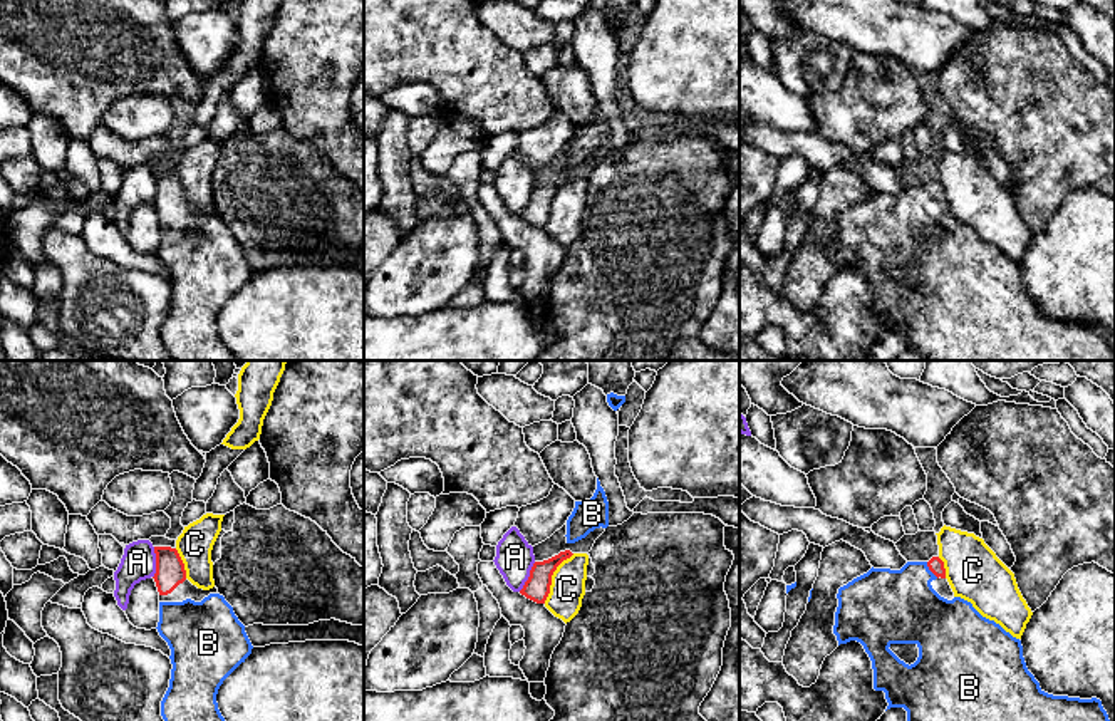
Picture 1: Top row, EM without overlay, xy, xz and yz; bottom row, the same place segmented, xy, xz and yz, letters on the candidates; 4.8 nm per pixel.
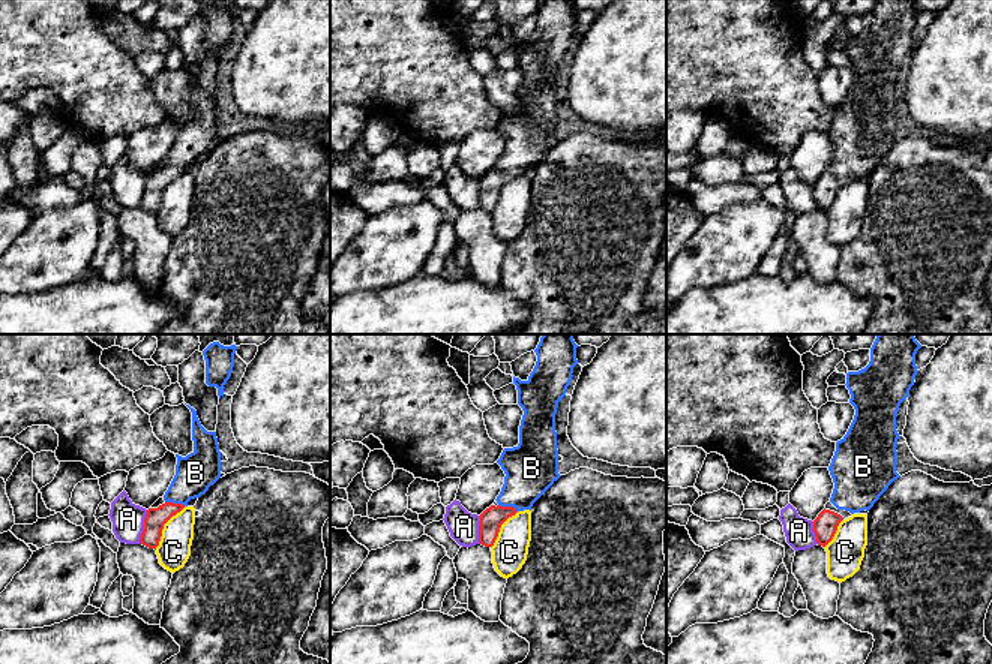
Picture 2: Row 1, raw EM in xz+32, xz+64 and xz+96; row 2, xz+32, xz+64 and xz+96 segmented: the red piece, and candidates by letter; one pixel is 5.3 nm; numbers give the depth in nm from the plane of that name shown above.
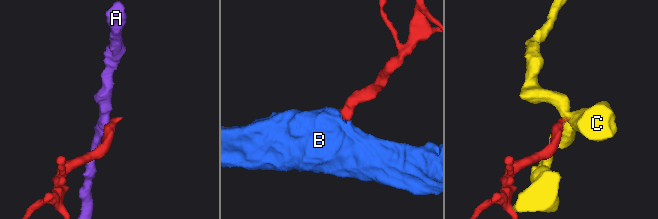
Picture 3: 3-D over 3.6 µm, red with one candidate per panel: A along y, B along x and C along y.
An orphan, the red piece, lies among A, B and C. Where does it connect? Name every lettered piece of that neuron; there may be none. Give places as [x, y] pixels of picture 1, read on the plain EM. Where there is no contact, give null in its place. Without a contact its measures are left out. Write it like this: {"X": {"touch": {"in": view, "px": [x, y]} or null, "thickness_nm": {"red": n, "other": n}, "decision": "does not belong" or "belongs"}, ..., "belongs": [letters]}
{"A": {"touch": {"in": "xy", "px": [156, 186]}, "thickness_nm": {"red": 140, "other": 160}, "decision": "does not belong"}, "B": {"touch": {"in": "yz", "px": [931, 195]}, "thickness_nm": {"red": 80, "other": 360}, "decision": "belongs"}, "C": {"touch": {"in": "xz", "px": [550, 202]}, "thickness_nm": {"red": 120, "other": 170}, "decision": "does not belong"}, "belongs": ["B"]}

